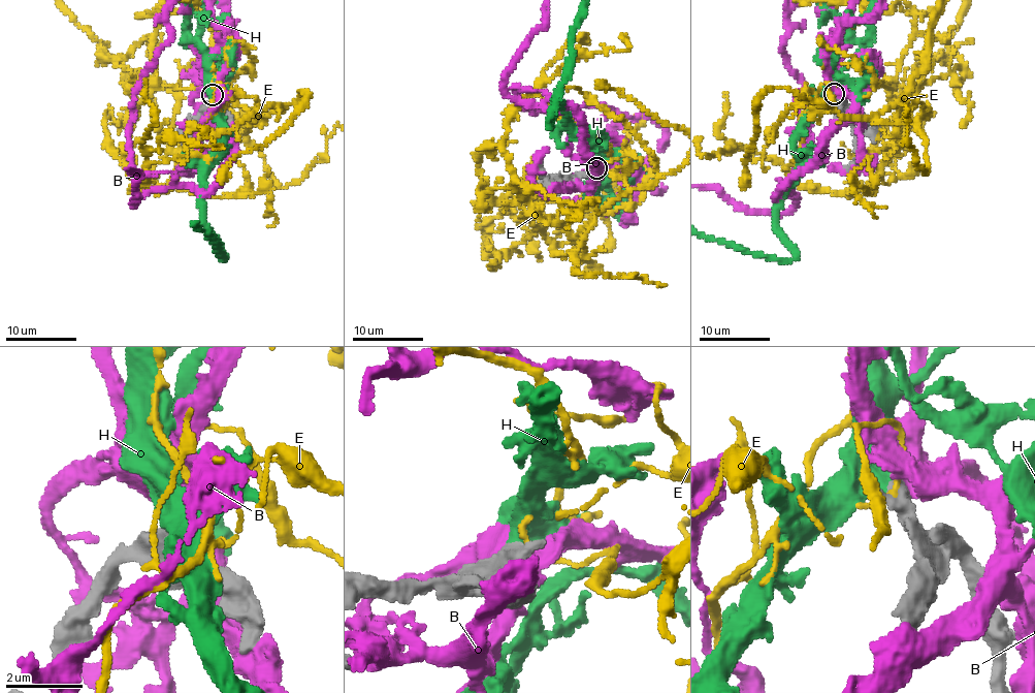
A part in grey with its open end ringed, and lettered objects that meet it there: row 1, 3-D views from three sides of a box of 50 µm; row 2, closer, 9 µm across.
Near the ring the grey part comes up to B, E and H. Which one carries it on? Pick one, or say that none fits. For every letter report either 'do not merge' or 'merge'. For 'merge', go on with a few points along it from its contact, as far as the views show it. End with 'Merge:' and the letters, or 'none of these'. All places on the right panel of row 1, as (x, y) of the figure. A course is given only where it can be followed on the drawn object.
B: do not merge
E: do not merge
H: merge
Merge: H

